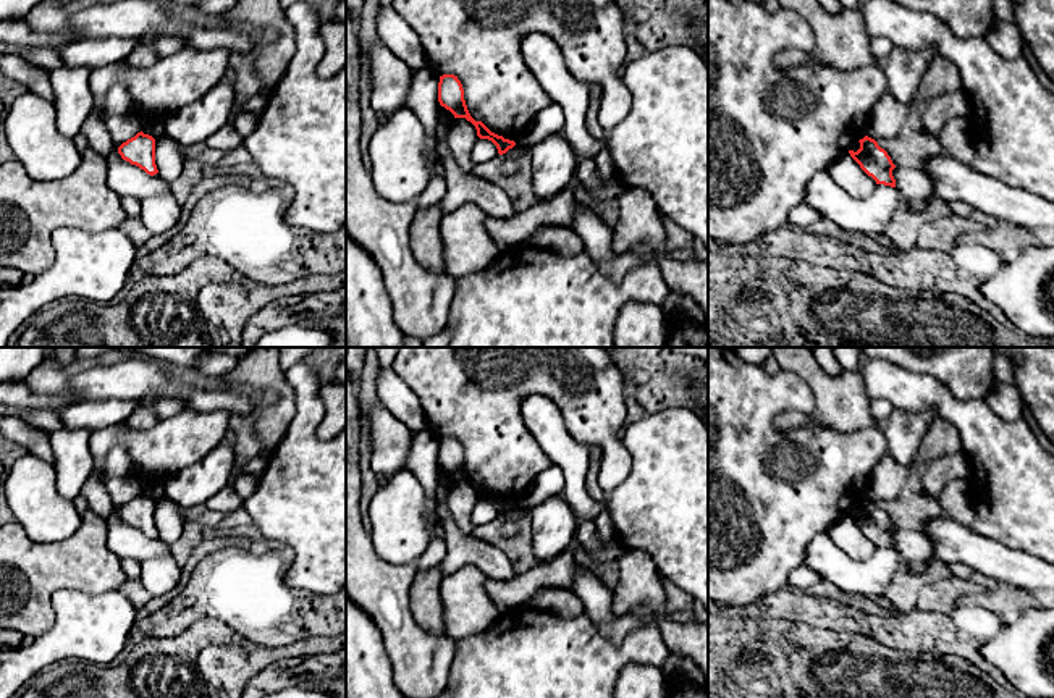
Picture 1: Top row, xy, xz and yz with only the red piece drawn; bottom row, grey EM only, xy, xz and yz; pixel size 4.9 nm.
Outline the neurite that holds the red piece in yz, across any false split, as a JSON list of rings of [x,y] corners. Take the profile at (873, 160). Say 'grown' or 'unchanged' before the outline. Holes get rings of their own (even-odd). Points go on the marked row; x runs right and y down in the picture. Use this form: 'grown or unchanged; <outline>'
unchanged; [[[868,136],[858,141],[860,149],[857,152],[849,150],[850,157],[860,165],[860,168],[871,176],[876,184],[896,187],[892,170],[896,165],[884,149]]]

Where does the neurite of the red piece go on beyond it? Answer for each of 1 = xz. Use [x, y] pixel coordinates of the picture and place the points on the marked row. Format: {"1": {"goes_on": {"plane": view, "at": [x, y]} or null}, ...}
{"1": {"goes_on": null}}

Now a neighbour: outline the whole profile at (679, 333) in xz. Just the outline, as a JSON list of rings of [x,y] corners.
[[[668,320],[664,347],[708,347],[708,325]]]

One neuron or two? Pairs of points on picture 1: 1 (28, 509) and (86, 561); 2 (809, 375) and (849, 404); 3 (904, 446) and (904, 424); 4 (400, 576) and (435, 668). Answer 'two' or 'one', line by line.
1: two
2: one
3: one
4: one

